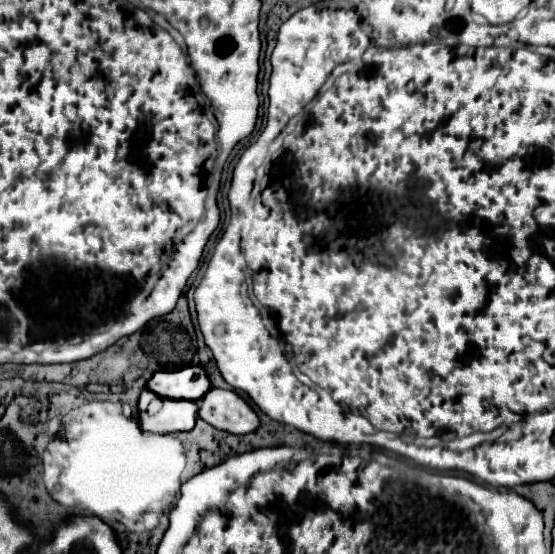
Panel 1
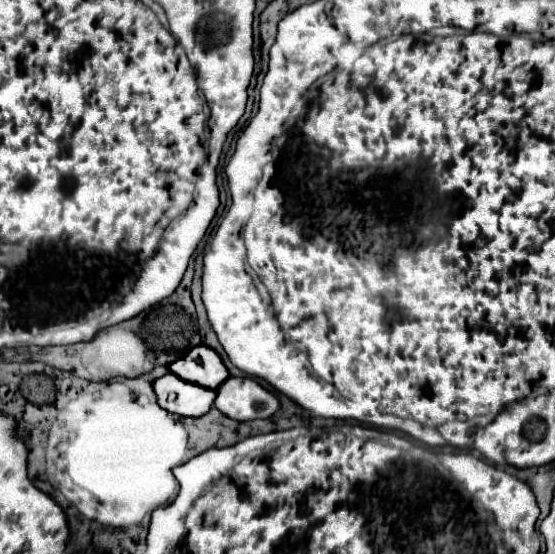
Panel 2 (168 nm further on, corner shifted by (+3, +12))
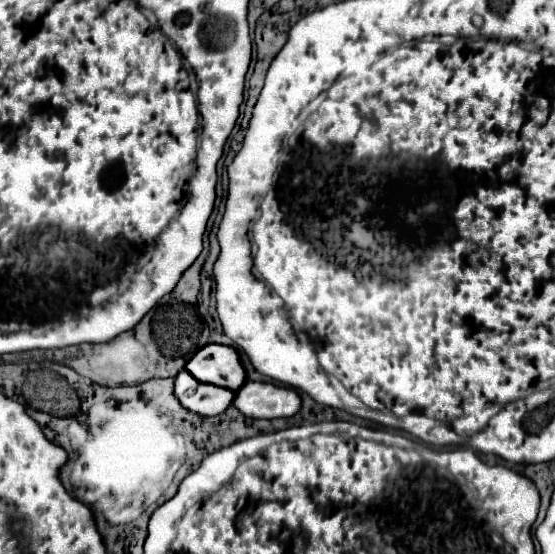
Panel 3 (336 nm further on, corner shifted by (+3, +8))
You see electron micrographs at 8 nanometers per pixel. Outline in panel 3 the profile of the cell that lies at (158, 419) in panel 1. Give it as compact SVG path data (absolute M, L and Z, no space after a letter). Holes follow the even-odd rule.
M181 370L175 378L175 396L187 410L195 414L217 416L229 408L235 392L215 384L203 384L195 380L187 370Z

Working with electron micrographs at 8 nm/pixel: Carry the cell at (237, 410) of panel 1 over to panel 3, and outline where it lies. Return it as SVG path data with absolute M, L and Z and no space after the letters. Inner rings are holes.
M247 382L237 390L233 404L249 418L283 418L301 410L301 396L271 382Z

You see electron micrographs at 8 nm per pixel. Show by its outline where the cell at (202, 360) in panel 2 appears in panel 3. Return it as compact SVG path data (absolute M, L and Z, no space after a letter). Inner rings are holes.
M207 344L187 362L185 368L199 382L223 386L233 392L245 382L245 368L237 350L223 344Z

